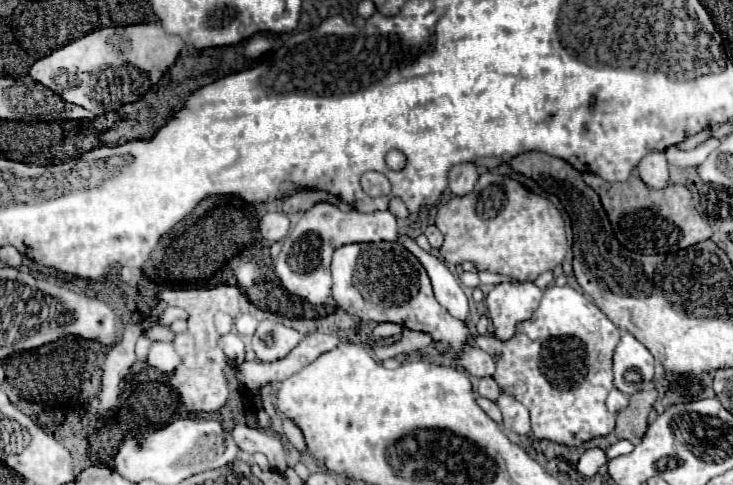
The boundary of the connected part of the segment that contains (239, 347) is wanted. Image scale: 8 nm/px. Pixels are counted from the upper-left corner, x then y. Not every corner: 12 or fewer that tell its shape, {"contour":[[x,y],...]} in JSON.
{"contour":[[237,334],[221,336],[225,354],[239,366],[245,346]]}

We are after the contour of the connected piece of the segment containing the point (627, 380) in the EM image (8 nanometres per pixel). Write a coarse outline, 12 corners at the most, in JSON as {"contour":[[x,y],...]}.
{"contour":[[629,332],[615,348],[615,386],[627,396],[653,378],[651,352]]}

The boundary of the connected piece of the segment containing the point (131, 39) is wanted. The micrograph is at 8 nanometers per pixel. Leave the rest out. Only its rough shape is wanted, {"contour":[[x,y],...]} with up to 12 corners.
{"contour":[[159,22],[101,28],[29,74],[93,114],[137,102],[183,40]]}

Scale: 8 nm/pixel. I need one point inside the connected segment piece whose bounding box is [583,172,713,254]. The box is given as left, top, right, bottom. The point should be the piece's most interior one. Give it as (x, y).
(642, 218)

